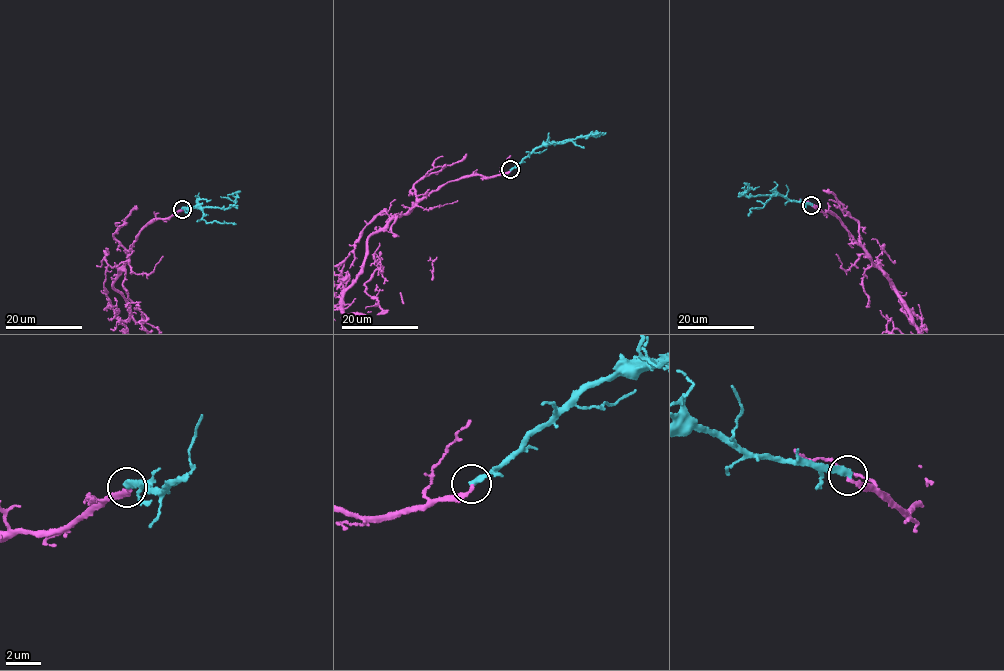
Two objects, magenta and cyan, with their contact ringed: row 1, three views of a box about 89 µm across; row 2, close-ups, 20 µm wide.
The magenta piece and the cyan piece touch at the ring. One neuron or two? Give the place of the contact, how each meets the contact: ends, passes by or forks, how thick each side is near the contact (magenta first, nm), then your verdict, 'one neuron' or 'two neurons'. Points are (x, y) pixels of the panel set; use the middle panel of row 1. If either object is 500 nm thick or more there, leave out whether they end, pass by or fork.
place (510, 169); magenta ends; cyan ends; calibres 190 and 360 nm; one neuron

